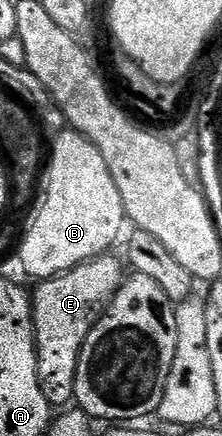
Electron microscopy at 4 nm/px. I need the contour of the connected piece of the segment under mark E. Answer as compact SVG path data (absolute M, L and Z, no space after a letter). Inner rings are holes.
M107 251L62 273L58 277L39 280L32 289L34 306L34 342L38 348L38 374L40 391L51 407L71 404L76 391L76 371L80 363L80 351L92 331L92 327L106 314L116 291L124 280L124 261Z

